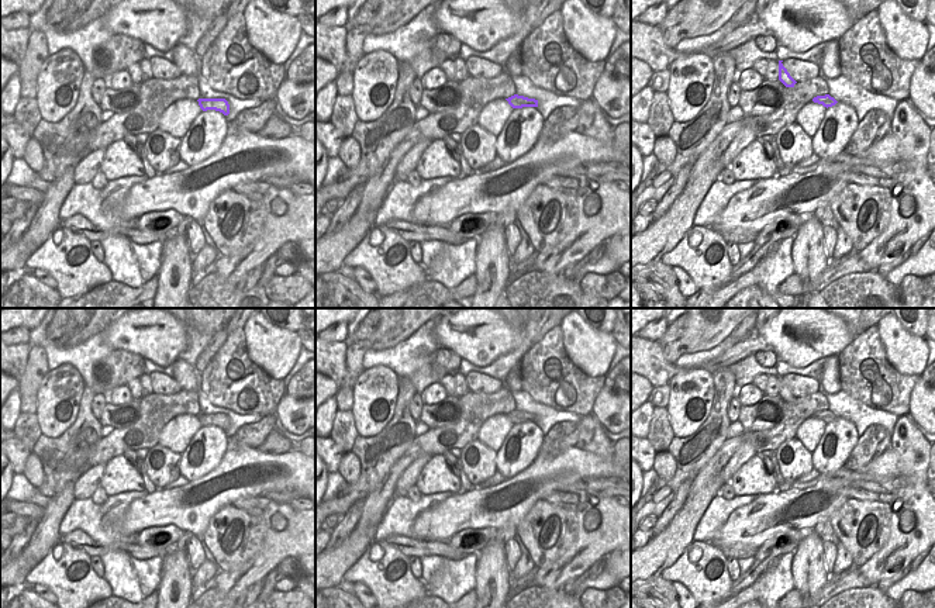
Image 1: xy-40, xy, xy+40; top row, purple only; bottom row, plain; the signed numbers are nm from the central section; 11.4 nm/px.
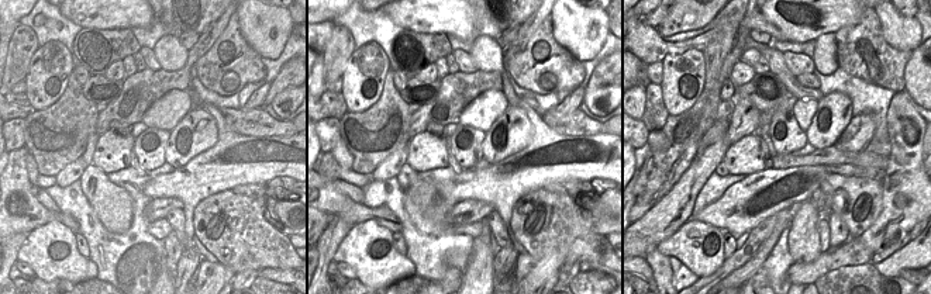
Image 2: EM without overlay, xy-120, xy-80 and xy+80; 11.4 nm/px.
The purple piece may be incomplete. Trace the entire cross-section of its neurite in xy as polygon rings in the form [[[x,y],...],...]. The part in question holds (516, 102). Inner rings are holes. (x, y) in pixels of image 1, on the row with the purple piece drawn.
[[[514,94],[506,99],[513,108],[538,107],[538,100]]]

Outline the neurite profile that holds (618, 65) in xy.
[[[631,41],[624,42],[613,55],[607,56],[604,70],[614,77],[631,79]]]

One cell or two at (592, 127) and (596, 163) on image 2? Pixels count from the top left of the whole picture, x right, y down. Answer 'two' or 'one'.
two

